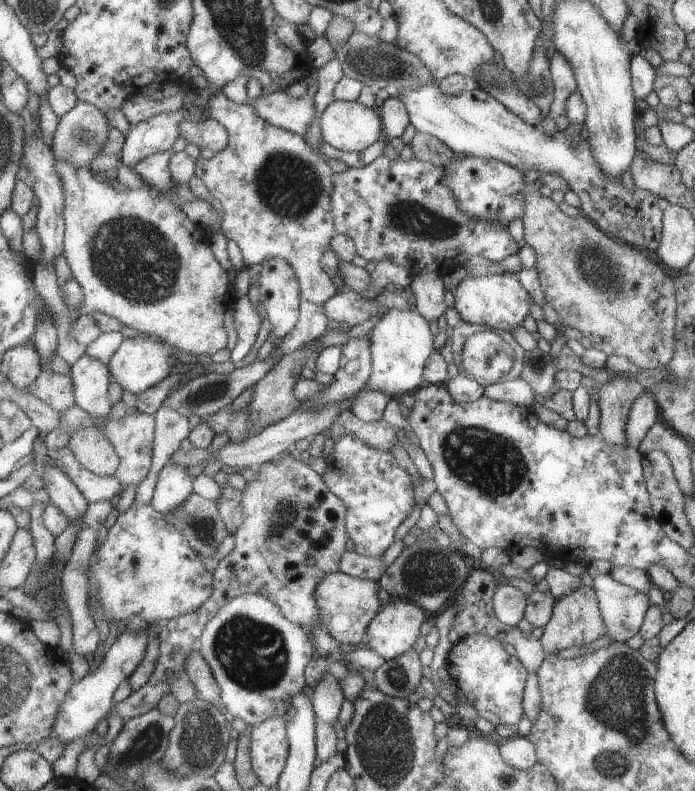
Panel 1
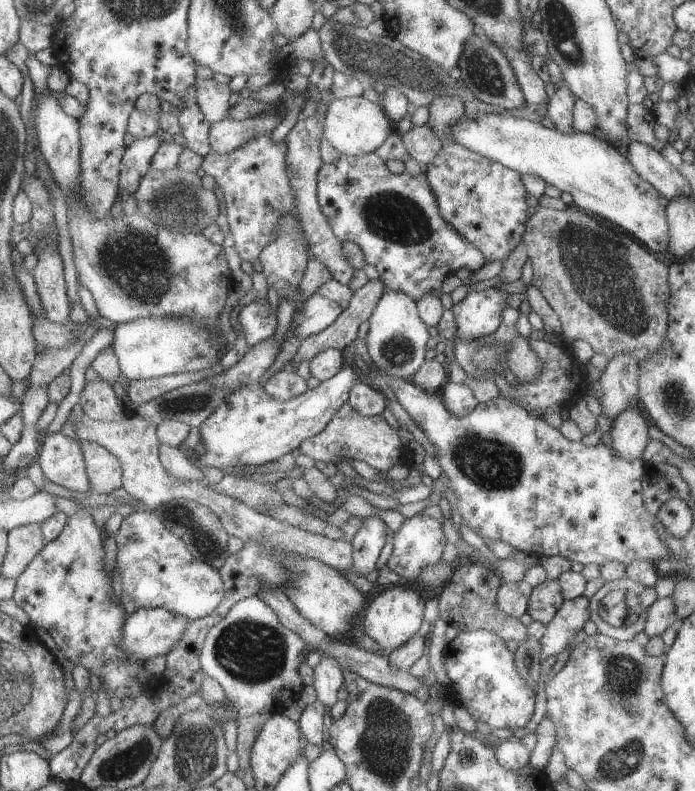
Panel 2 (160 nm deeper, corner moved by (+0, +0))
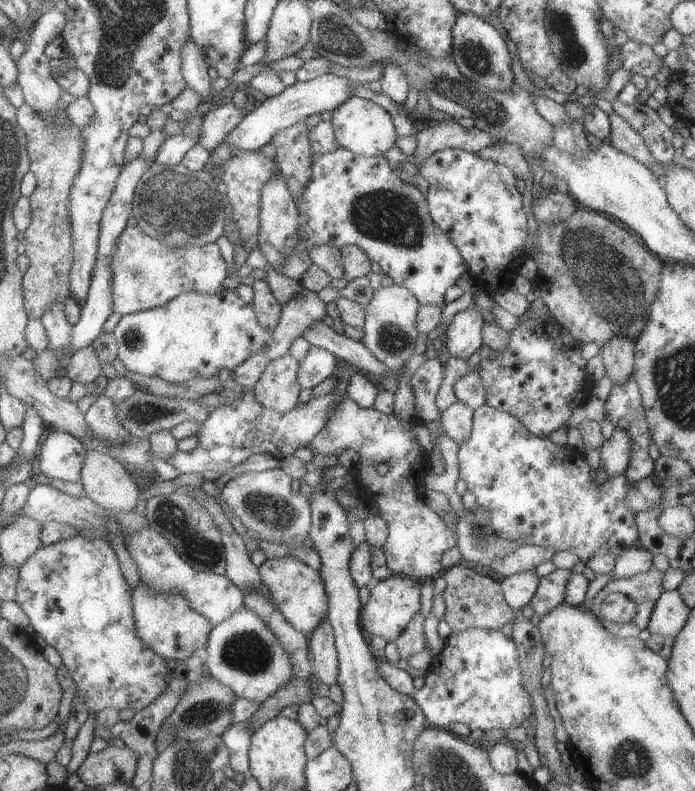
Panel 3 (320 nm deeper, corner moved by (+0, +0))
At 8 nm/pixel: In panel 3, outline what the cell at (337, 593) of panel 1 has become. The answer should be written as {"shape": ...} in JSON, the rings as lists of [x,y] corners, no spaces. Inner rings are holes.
{"shape":[[[285,556],[266,560],[259,570],[276,607],[297,630],[310,636],[328,616],[330,602],[323,575],[319,570],[310,568],[296,557]]]}

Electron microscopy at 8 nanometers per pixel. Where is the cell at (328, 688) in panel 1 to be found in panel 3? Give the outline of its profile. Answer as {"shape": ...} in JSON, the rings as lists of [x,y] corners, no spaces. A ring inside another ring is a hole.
{"shape":[[[328,616],[311,633],[309,639],[310,650],[314,656],[315,674],[328,686],[338,684],[340,658],[334,626],[328,619]]]}

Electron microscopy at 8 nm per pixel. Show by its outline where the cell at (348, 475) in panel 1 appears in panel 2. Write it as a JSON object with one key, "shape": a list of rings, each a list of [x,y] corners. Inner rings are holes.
{"shape":[[[372,509],[369,517],[363,519],[361,527],[352,538],[354,546],[354,567],[361,576],[367,576],[371,570],[377,569],[377,559],[385,542],[386,526],[375,517]]]}

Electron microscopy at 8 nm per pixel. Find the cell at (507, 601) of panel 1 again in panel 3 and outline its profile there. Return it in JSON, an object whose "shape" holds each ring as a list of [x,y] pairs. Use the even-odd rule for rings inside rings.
{"shape":[[[523,571],[505,577],[500,583],[505,602],[514,610],[521,610],[530,602],[540,578],[535,571]]]}

